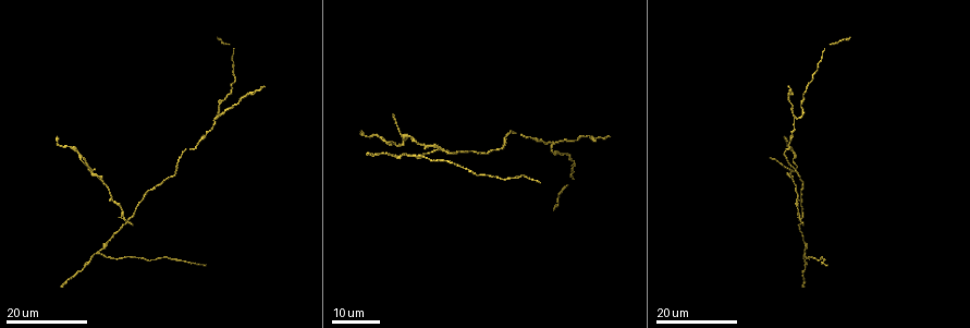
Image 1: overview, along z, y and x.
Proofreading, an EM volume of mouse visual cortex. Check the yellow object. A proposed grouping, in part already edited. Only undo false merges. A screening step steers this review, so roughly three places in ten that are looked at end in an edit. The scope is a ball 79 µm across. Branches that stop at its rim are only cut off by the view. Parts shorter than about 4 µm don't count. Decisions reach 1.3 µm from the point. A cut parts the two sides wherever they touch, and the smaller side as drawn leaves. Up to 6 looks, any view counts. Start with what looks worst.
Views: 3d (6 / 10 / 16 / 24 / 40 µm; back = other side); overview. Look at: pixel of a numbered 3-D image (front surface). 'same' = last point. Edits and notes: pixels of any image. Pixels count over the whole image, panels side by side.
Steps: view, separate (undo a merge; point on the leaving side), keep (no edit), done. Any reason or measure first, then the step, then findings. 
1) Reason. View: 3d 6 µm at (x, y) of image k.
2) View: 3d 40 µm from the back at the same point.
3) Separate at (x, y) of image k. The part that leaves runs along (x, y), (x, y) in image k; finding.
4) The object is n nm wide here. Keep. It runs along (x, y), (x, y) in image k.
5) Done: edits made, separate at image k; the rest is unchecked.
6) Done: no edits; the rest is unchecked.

View: 3d 24 µm at (445, 149) of image 1.

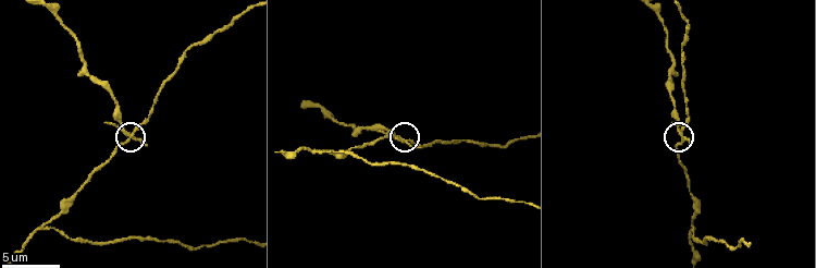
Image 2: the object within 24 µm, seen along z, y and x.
Closer look. View: 3d 6 µm at (405, 139) of image 2.

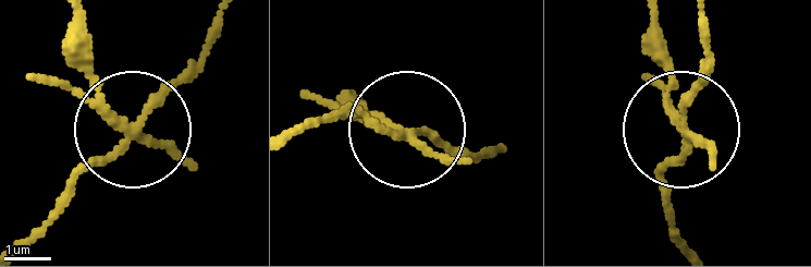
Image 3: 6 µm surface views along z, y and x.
4 arms meet here. Separate at (185, 158) of image 3. The part that leaves runs along (120, 122), (81, 21) in image 3; a second cell is stuck on.

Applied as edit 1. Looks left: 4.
A fork. View: 3d 10 µm at (49, 226) of image 2.

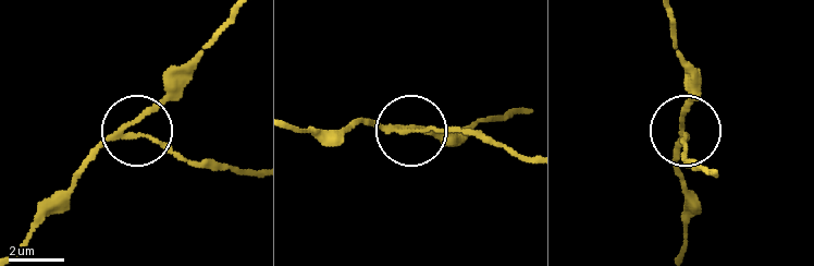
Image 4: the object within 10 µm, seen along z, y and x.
3 arms meet here. Separate at (160, 142) of image 4. The part that leaves runs along (119, 136), (145, 136), (200, 165), (250, 172) in image 4; two cells meet here.

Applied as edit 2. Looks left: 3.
View: overview.

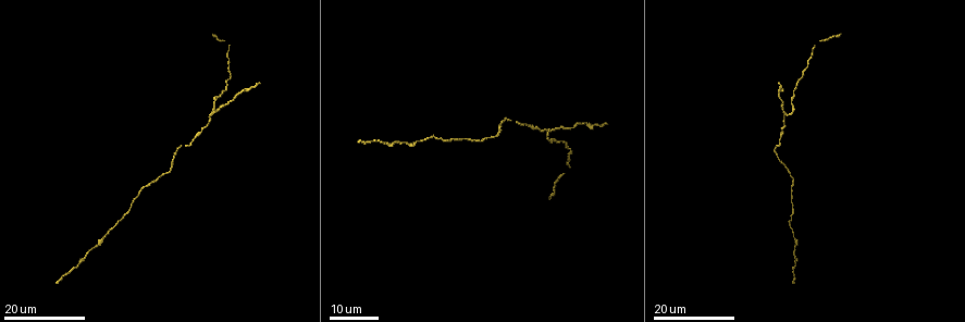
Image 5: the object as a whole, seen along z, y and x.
Three arms meet. View: 3d 24 µm at (787, 113) of image 5.

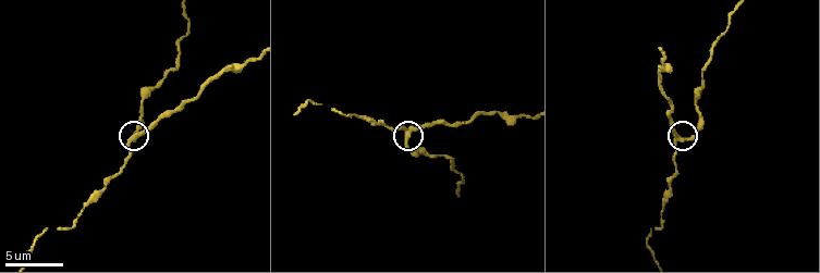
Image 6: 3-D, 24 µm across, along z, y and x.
Closer look. View: 3d 10 µm at (406, 132) of image 6.

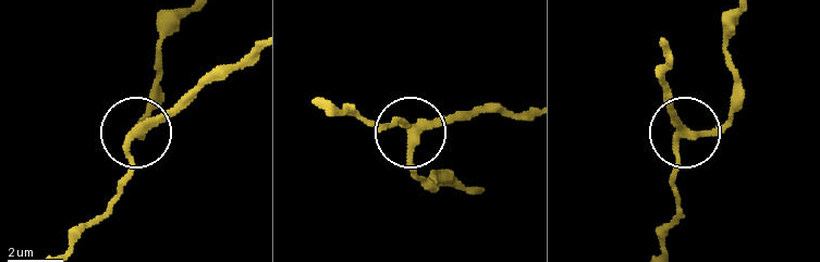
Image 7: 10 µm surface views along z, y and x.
3 arms meet here. Keep. It runs along (662, 246), (676, 211), (676, 148), (683, 132), (664, 95) in image 7; one cell here.

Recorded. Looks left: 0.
Done: edits made, separate at image 3, separate at image 4; the rest is unchecked.

